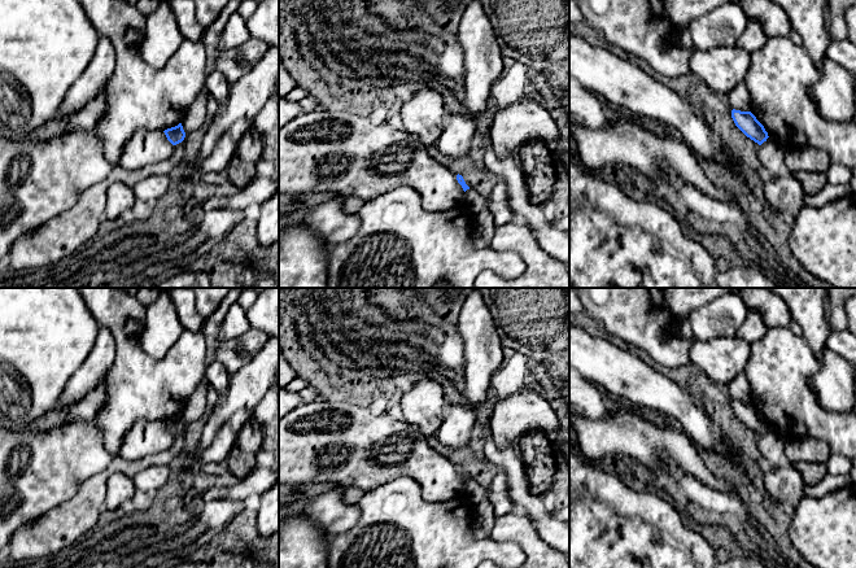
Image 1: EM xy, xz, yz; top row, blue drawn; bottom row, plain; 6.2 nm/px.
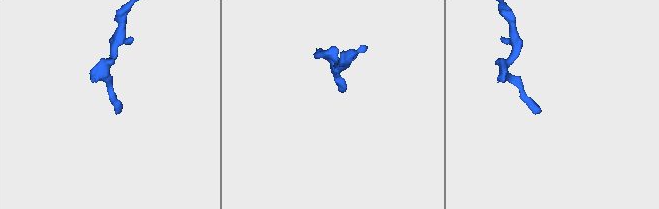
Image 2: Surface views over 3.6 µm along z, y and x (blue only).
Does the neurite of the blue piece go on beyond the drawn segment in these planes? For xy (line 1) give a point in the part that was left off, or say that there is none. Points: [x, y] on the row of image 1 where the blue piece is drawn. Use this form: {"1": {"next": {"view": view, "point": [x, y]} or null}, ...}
{"1": {"next": null}}

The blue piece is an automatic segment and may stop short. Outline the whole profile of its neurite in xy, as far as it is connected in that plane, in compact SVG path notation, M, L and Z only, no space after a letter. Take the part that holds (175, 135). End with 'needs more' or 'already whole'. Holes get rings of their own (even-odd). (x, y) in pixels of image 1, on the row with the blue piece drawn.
M179 123L175 127L171 127L171 128L165 130L163 132L165 132L167 140L172 145L176 145L176 144L182 143L184 140L184 137L185 137L185 132L183 130L182 123Z; already whole

